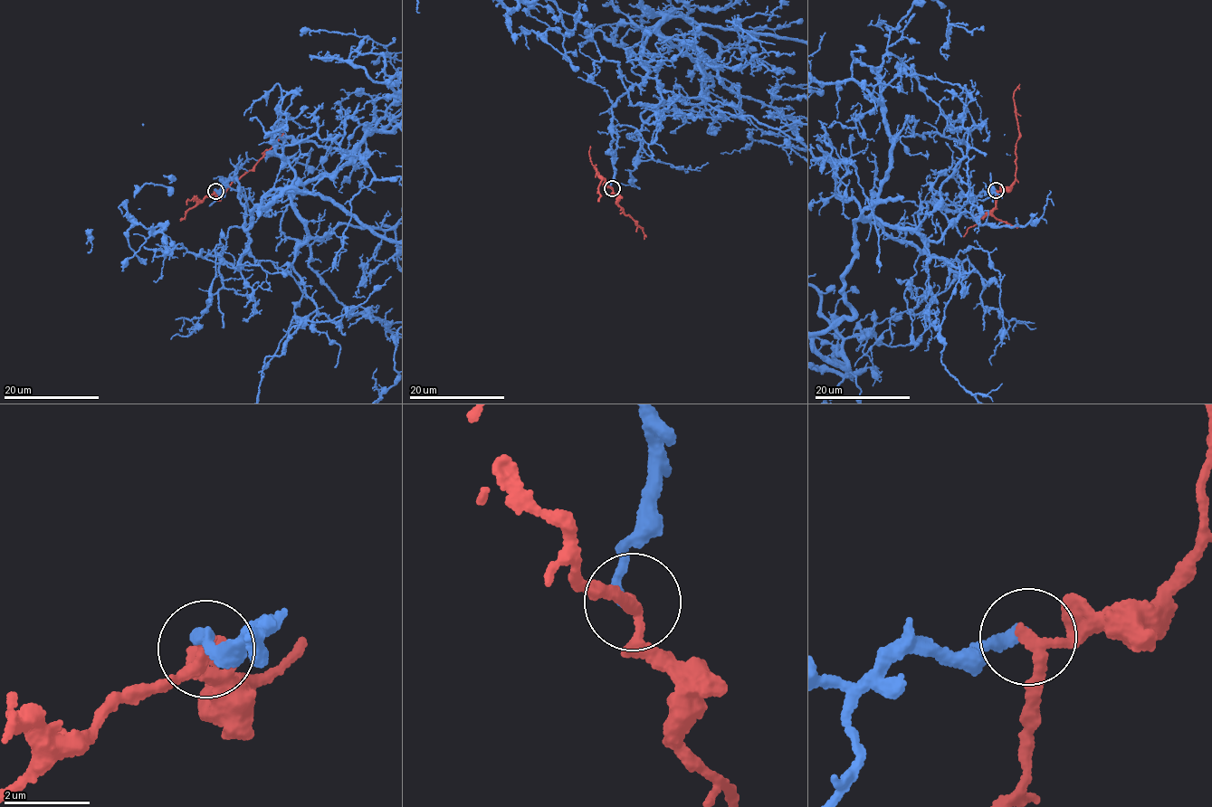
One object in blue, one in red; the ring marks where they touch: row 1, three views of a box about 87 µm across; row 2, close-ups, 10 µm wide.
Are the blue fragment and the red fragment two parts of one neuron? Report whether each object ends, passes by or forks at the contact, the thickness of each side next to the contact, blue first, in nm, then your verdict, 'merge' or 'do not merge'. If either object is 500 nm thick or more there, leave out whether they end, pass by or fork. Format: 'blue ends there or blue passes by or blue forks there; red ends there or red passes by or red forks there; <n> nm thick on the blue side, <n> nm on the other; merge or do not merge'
blue ends there; red passes by; 240 nm thick on the blue side, 240 nm on the other; do not merge

